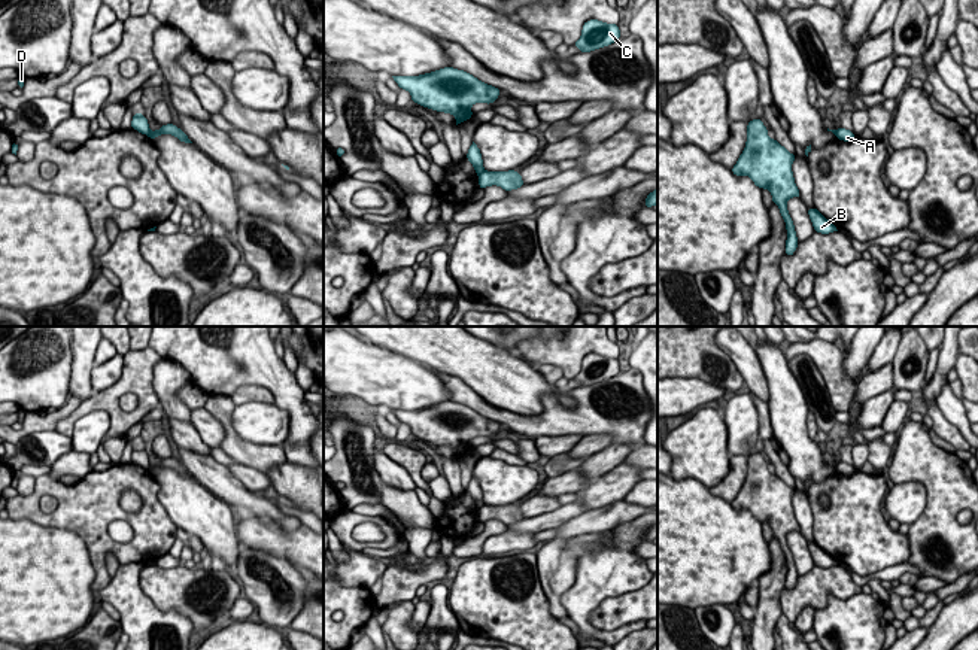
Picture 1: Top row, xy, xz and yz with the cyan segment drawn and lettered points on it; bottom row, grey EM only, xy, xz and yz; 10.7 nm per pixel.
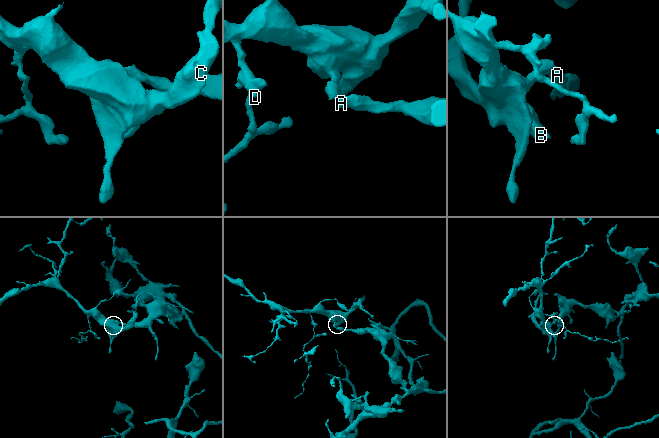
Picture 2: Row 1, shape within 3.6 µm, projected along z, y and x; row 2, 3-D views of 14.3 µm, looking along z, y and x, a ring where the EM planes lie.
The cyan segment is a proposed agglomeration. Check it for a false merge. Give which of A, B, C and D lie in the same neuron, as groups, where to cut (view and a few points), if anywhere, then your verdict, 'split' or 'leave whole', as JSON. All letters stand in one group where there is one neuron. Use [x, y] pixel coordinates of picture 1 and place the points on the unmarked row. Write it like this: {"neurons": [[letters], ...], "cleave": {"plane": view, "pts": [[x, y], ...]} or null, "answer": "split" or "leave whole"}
{"neurons": [["A"], ["B", "C", "D"]], "cleave": {"plane": "xz", "pts": [[485, 504], [479, 509]]}, "answer": "split"}

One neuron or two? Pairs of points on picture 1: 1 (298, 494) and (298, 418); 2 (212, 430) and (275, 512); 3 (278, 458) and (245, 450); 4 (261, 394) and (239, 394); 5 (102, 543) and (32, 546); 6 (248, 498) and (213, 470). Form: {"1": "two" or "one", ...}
{"1": "two", "2": "one", "3": "one", "4": "one", "5": "two", "6": "one"}

